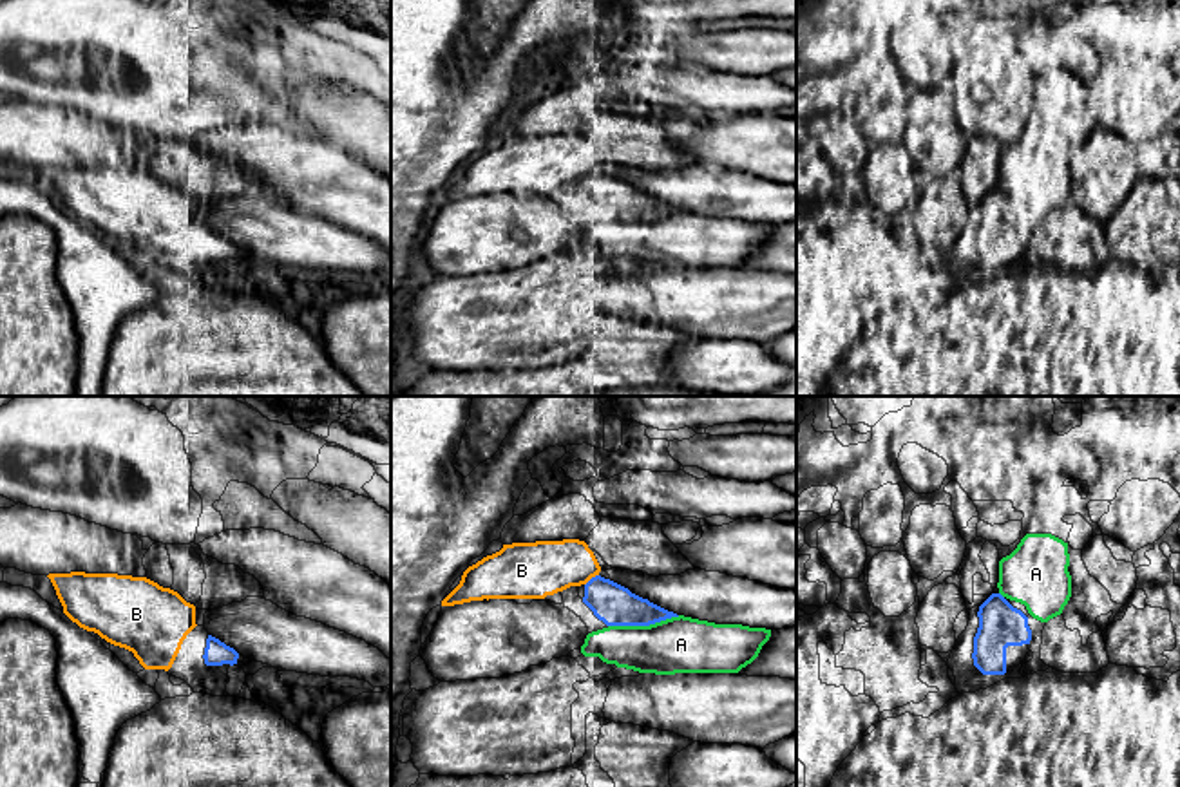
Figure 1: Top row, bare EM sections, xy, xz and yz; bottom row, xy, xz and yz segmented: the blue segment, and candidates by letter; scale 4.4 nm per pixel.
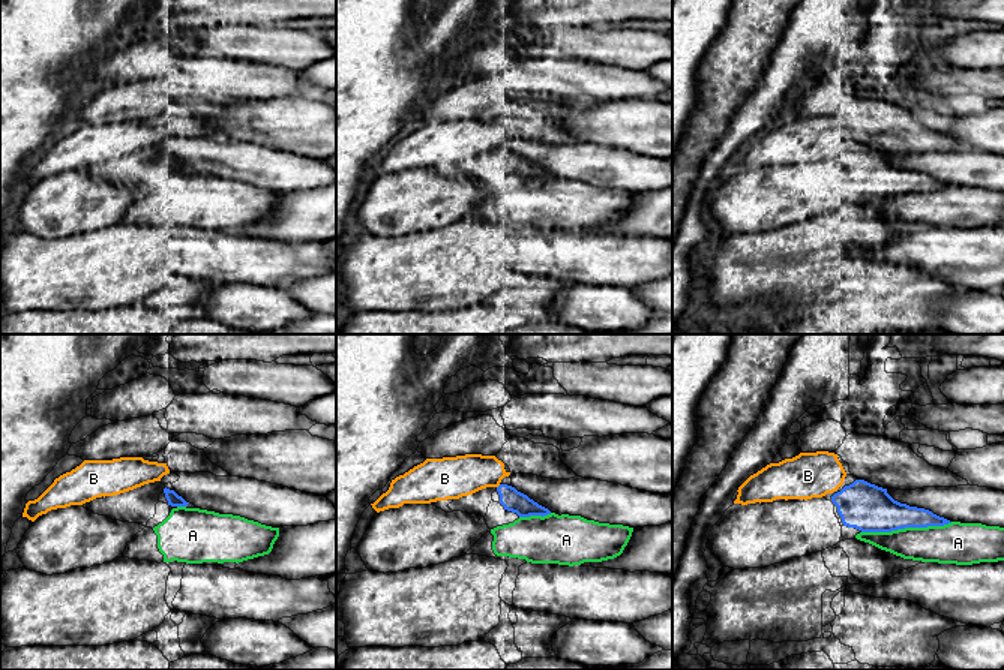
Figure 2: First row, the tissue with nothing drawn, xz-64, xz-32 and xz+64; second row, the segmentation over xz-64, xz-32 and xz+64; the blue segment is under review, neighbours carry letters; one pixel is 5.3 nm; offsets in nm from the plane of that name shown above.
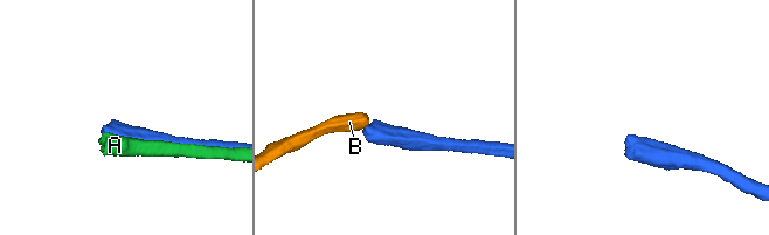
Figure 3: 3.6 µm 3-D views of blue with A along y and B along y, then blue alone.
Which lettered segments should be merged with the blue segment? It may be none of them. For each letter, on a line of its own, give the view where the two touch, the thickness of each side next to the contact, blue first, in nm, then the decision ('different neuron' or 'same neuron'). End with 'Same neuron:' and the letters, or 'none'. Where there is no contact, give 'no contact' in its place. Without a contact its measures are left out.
A: xz | 180/260 nm | different neuron
B: xz | 180/240 nm | same neuron
Same neuron: B

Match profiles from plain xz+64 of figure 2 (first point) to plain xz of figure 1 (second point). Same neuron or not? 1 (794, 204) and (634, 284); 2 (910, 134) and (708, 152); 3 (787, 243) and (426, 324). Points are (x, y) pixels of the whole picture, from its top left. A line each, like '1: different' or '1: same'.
1: different
2: different
3: same

